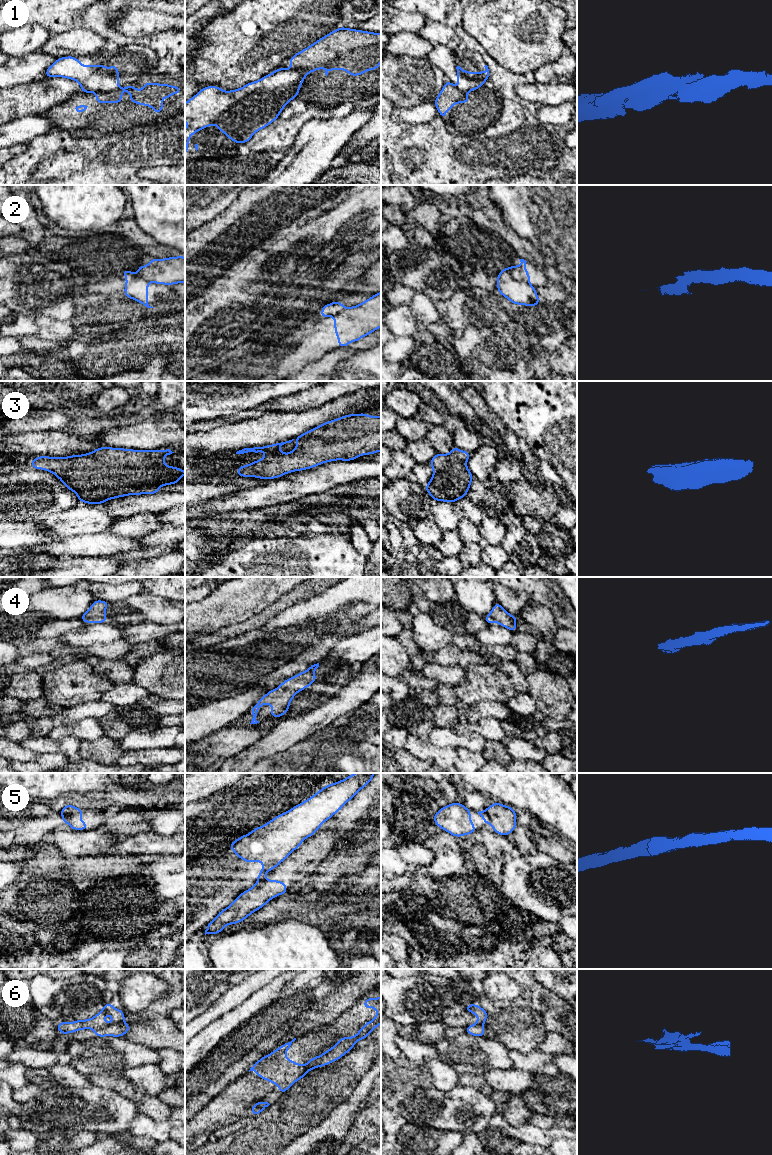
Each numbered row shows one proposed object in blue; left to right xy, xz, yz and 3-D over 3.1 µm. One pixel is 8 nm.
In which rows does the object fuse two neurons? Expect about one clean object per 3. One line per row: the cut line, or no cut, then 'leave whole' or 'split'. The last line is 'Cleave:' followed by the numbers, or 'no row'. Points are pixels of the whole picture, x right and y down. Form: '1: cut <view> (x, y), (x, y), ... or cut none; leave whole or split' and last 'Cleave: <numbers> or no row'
1: cut xy (118, 88), (112, 91), (98, 91), (96, 93); split
2: cut yz (507, 268), (514, 278), (528, 283); split
3: cut none; leave whole
4: cut none; leave whole
5: cut yz (483, 811), (487, 815), (489, 822); split
6: cut xy (123, 1022), (114, 1022), (94, 1029); split
Cleave: 1, 2, 5, 6

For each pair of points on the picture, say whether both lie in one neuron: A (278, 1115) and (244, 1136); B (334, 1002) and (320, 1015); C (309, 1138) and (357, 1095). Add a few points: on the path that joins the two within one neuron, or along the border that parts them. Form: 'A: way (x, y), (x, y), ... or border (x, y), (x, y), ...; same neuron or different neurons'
A: way (270, 1123), (257, 1136), (252, 1136); same neuron
B: way (331, 1005), (323, 1013); same neuron
C: way (322, 1135), (349, 1108); same neuron

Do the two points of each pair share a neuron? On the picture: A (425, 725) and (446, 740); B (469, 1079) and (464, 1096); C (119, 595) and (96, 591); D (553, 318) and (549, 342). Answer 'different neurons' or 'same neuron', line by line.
A: different neurons
B: different neurons
C: same neuron
D: same neuron

